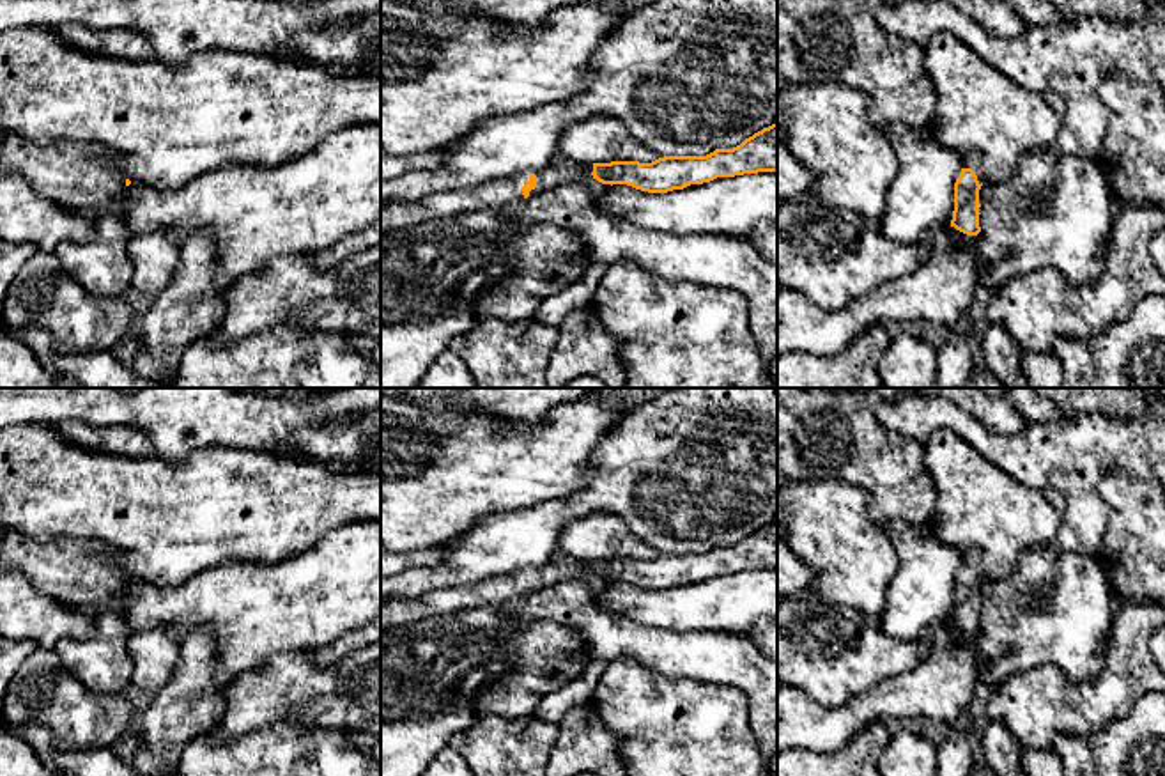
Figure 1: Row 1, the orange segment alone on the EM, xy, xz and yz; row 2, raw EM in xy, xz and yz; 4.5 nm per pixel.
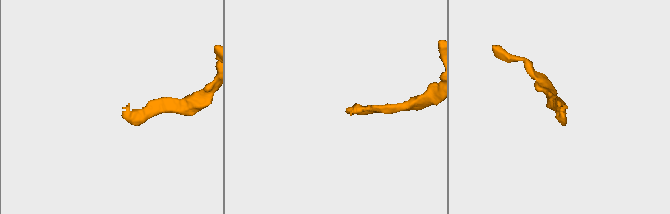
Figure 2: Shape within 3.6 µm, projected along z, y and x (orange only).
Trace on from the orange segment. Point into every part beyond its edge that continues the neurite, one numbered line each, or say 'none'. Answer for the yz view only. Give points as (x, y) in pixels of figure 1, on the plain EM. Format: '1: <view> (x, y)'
1: yz (971, 557)

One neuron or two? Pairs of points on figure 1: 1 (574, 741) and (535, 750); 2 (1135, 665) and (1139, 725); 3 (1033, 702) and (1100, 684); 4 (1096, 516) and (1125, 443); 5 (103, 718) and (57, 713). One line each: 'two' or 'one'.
1: two
2: two
3: one
4: one
5: one

